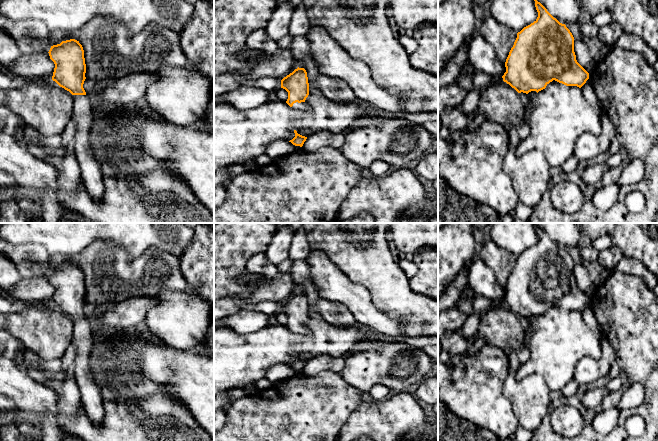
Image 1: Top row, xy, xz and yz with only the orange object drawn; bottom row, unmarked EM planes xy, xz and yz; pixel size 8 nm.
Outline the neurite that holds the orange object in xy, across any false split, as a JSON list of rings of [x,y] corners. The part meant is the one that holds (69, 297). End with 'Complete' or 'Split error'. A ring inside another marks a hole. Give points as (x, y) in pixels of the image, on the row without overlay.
[[[70,263],[51,270],[48,277],[55,288],[52,304],[73,319],[71,342],[76,350],[75,381],[81,394],[82,407],[90,420],[100,423],[104,416],[103,396],[102,388],[95,382],[90,368],[96,338],[92,336],[83,312],[86,303],[83,271],[79,265]]]. Split error

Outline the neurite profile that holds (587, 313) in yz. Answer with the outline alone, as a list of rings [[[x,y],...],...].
[[[588,303],[586,307],[581,311],[582,318],[585,322],[585,324],[589,327],[589,329],[595,334],[597,339],[601,341],[603,337],[602,330],[600,328],[600,325],[595,318],[593,308]]]

